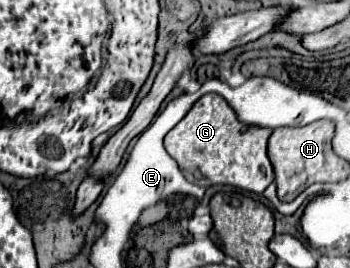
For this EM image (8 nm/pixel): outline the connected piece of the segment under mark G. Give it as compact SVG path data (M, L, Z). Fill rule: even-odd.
M206 94L190 112L166 134L164 148L178 162L184 176L200 186L230 184L248 192L262 194L274 180L272 164L266 154L270 128L242 124L228 102L218 94Z

